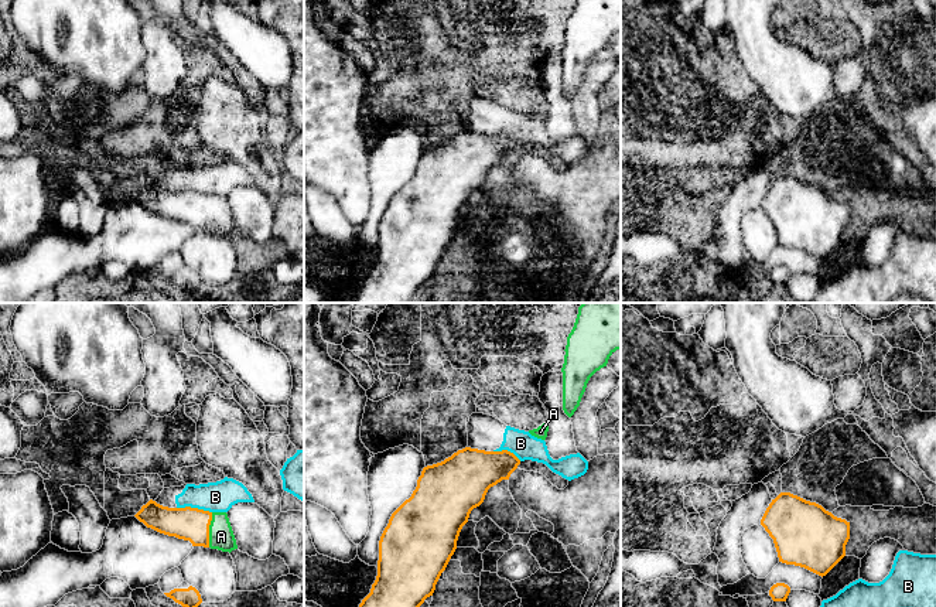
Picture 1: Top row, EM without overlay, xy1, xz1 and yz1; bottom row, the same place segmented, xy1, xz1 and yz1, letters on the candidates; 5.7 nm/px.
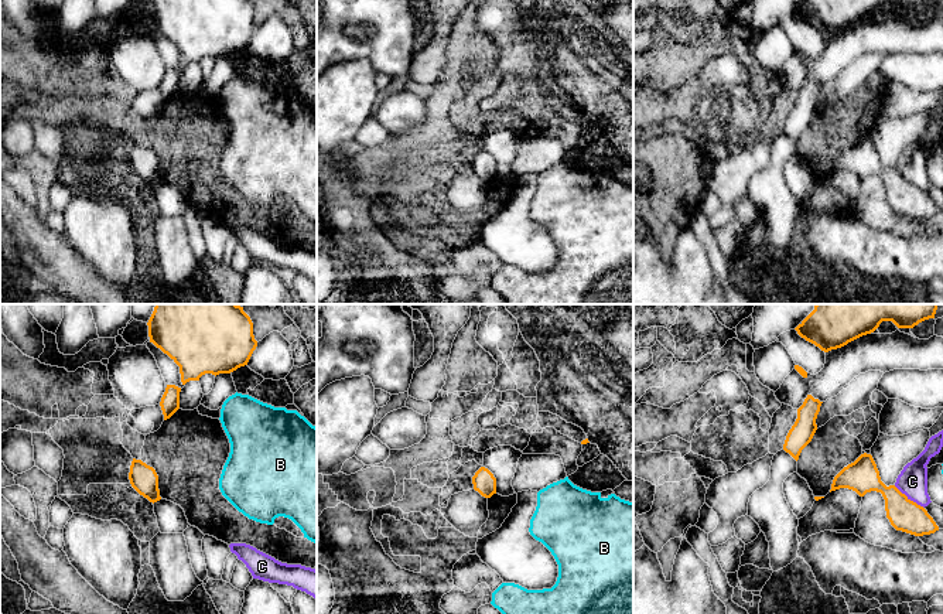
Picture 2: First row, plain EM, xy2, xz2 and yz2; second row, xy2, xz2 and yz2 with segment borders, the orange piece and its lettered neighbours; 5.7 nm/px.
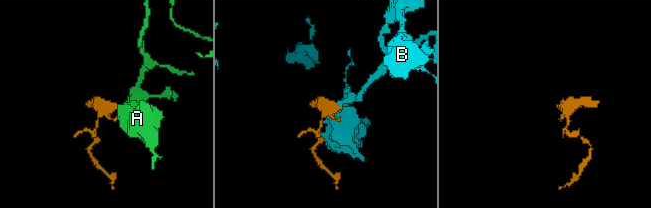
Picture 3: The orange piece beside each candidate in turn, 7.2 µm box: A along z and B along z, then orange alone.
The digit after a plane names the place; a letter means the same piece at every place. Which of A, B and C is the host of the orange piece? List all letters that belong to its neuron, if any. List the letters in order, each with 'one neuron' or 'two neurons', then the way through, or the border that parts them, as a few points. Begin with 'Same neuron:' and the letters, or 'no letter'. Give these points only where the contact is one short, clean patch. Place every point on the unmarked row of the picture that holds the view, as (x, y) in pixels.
Same neuron: A
A: one neuron; runs through xy1 (190, 207), (208, 212), (221, 220)
B: two neurons; border along xy1 (177, 190), (197, 190), (211, 195)
C: two neurons; border along yz2 (894, 169), (923, 191)

